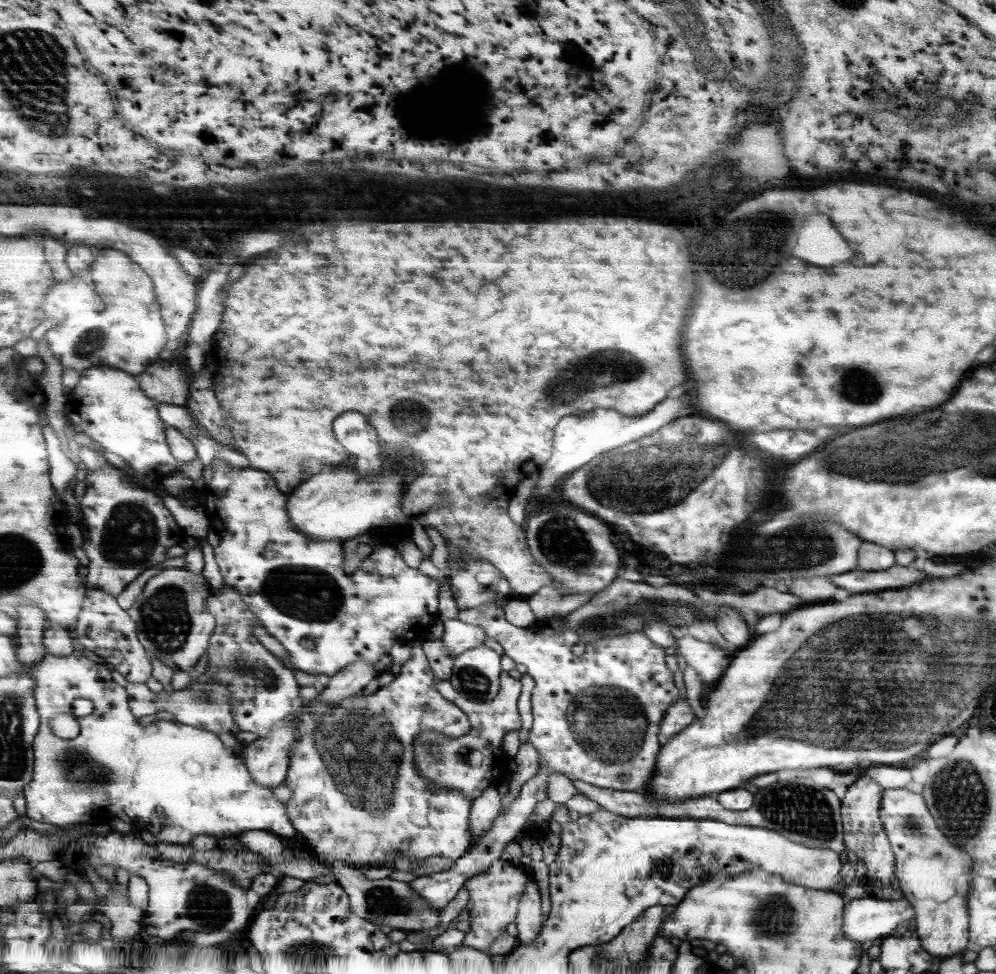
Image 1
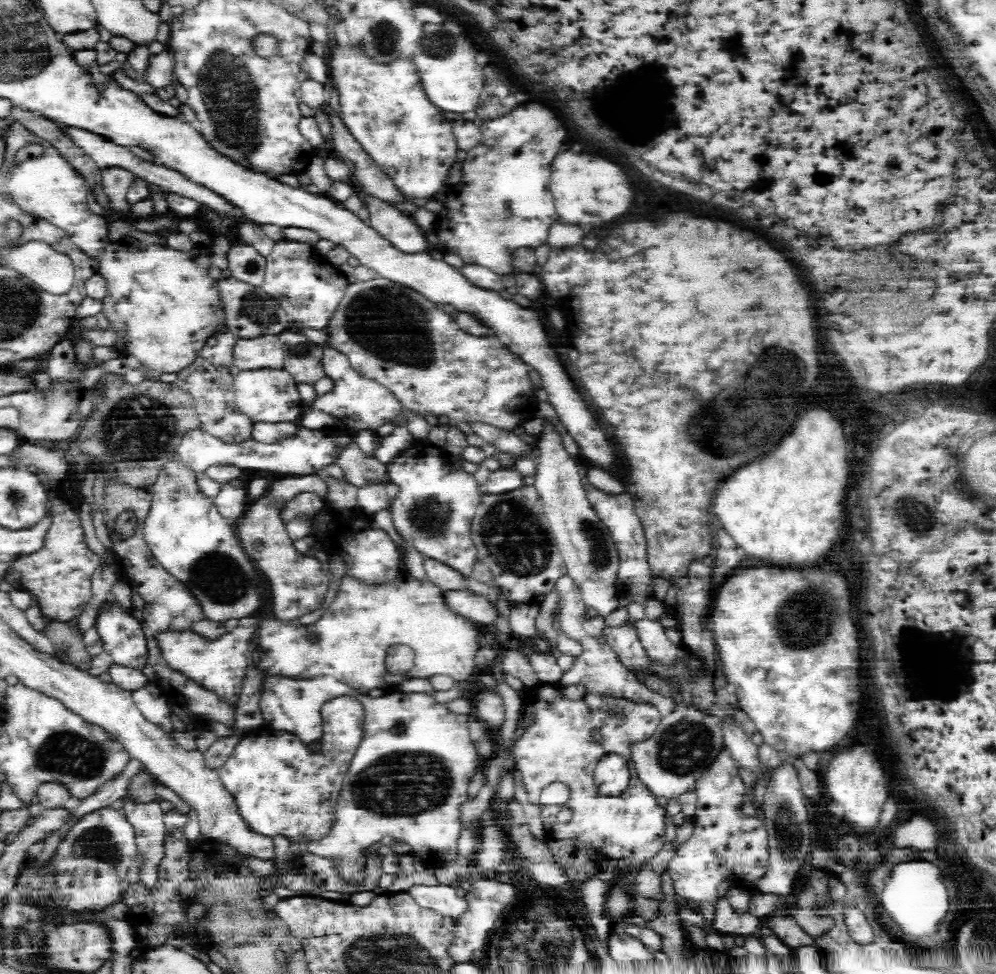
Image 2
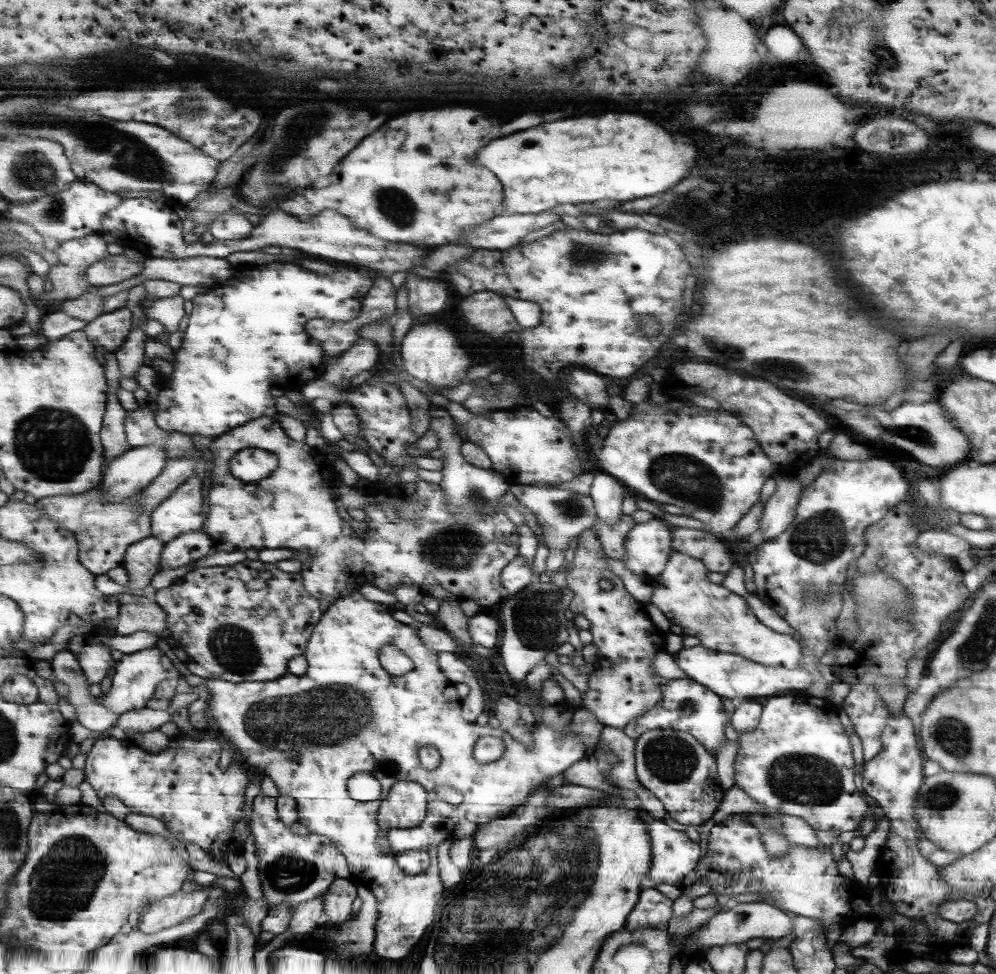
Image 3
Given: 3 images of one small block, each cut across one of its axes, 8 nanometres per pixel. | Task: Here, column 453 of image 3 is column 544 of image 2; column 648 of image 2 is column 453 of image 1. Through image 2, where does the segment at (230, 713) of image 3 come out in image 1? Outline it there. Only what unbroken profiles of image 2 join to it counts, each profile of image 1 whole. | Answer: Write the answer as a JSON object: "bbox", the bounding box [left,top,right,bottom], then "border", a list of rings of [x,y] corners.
{"bbox":[285,638,473,870],"border":[[[425,638],[415,642],[413,646],[413,656],[411,660],[407,660],[401,668],[401,674],[395,678],[393,684],[389,684],[387,688],[381,688],[379,692],[371,694],[371,696],[363,696],[363,692],[355,698],[347,698],[339,704],[323,704],[319,702],[319,696],[315,698],[313,706],[311,704],[297,704],[297,710],[293,710],[293,714],[289,716],[289,720],[297,720],[299,718],[299,742],[293,744],[291,750],[291,768],[289,768],[289,776],[285,780],[285,784],[289,786],[289,790],[293,792],[291,800],[287,802],[289,808],[289,818],[293,818],[295,830],[299,832],[299,836],[321,856],[321,858],[335,858],[335,860],[343,860],[349,866],[361,868],[361,870],[375,870],[375,868],[393,868],[393,858],[401,852],[405,854],[409,860],[429,860],[429,858],[437,858],[437,856],[445,856],[451,860],[459,860],[463,856],[469,854],[469,848],[473,846],[473,834],[471,834],[471,812],[473,812],[473,802],[469,800],[469,796],[465,796],[461,790],[449,790],[445,786],[433,784],[427,778],[421,776],[421,772],[417,770],[417,752],[415,752],[415,740],[421,732],[435,732],[435,734],[445,734],[447,738],[461,738],[467,736],[471,732],[471,720],[469,716],[453,702],[445,700],[445,696],[441,694],[441,690],[437,688],[437,674],[433,672],[433,666],[425,654]]]}

